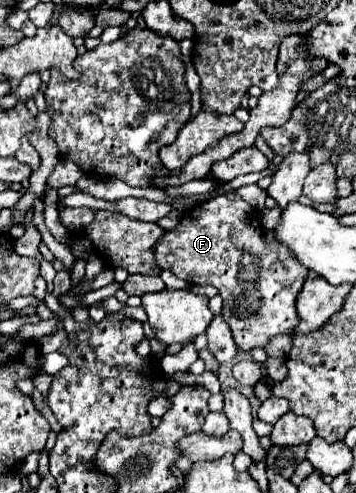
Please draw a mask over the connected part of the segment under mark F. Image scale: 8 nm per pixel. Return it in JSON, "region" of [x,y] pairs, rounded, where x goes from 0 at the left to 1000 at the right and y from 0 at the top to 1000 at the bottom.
{"region":[[[669,391],[612,396],[522,428],[494,465],[466,469],[438,497],[449,546],[472,546],[539,578],[601,578],[624,606],[624,643],[652,667],[674,708],[747,704],[764,684],[831,667],[831,602],[860,566],[860,546],[803,497],[742,493],[730,432]]]}

